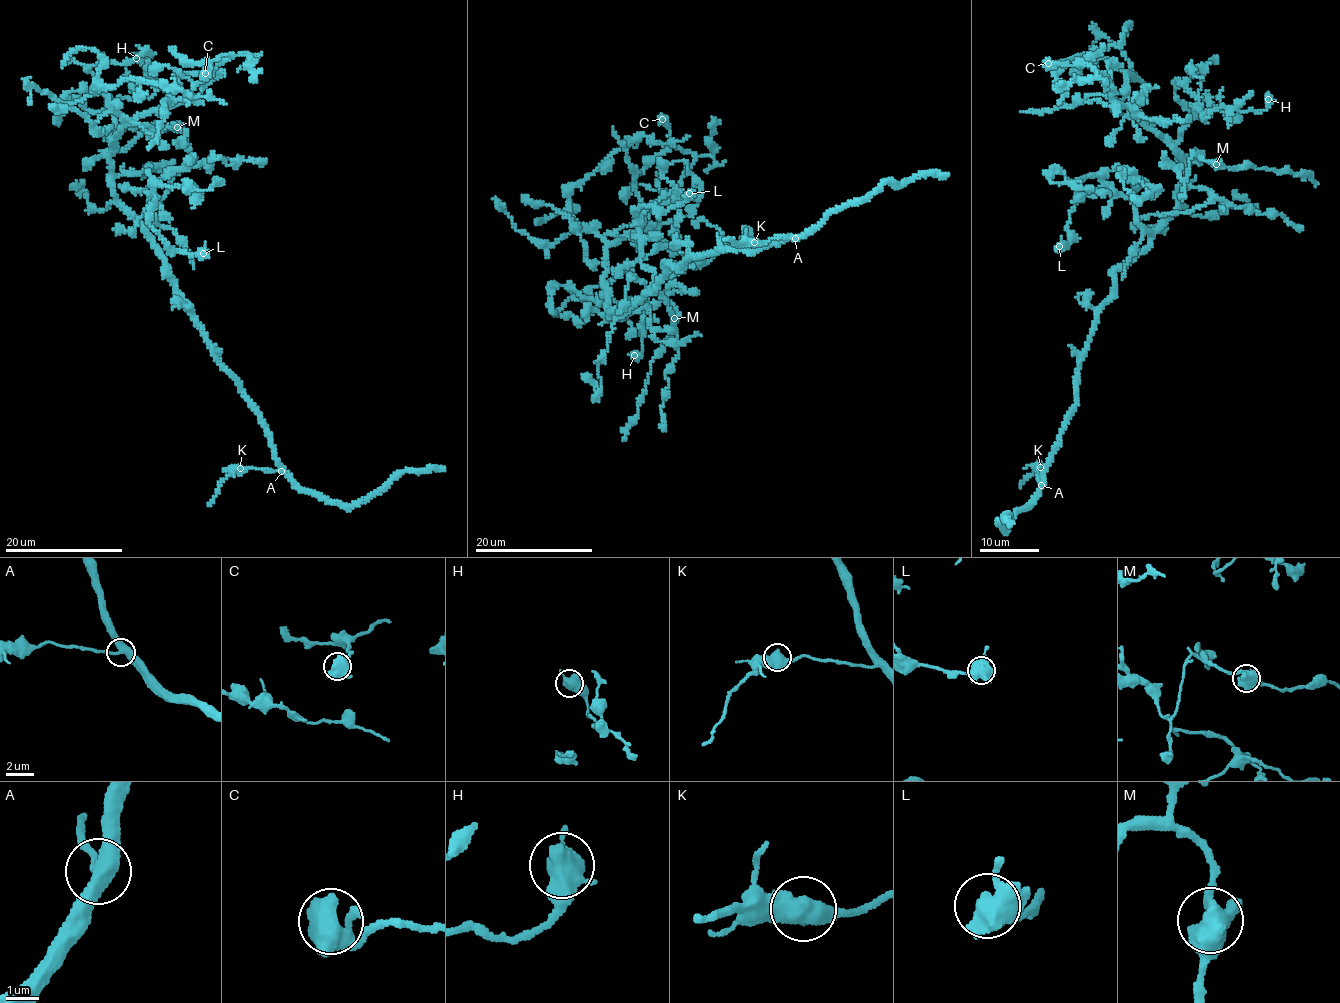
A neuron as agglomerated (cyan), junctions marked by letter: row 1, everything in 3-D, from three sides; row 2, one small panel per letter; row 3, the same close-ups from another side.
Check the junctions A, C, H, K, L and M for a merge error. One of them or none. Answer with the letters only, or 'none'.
none

